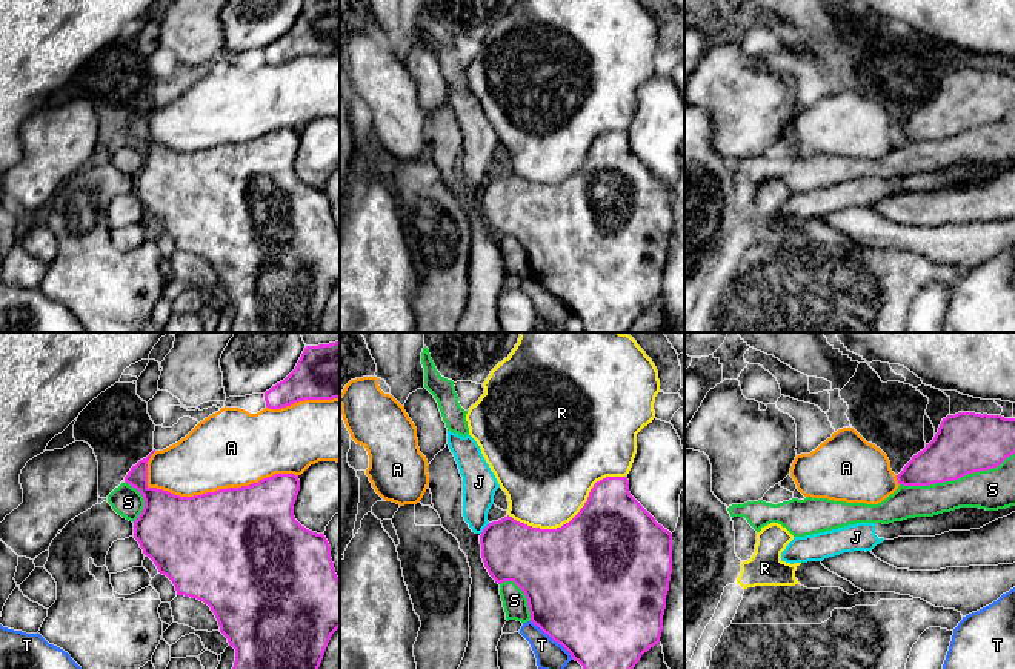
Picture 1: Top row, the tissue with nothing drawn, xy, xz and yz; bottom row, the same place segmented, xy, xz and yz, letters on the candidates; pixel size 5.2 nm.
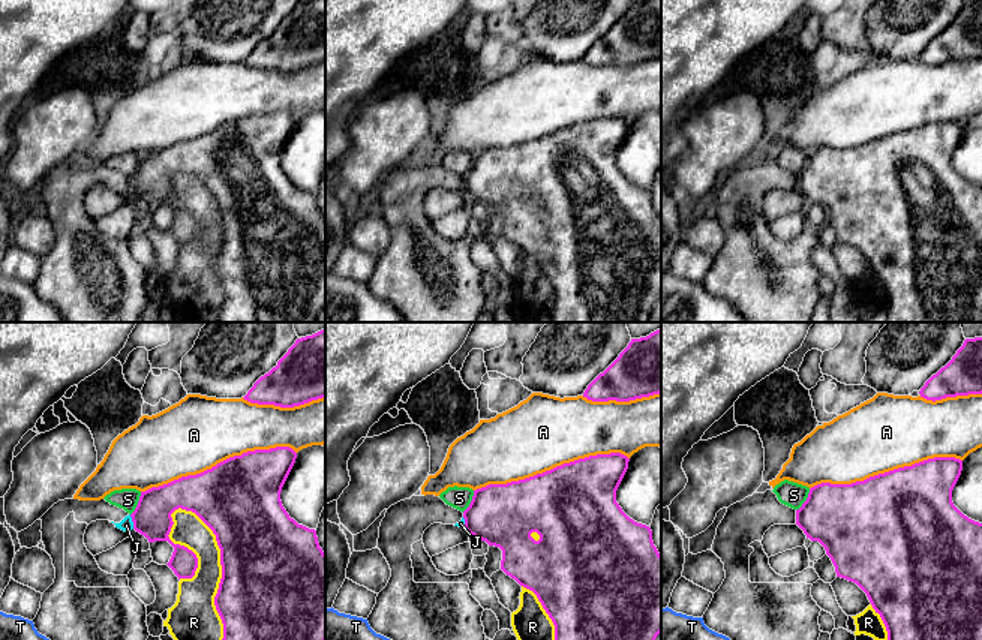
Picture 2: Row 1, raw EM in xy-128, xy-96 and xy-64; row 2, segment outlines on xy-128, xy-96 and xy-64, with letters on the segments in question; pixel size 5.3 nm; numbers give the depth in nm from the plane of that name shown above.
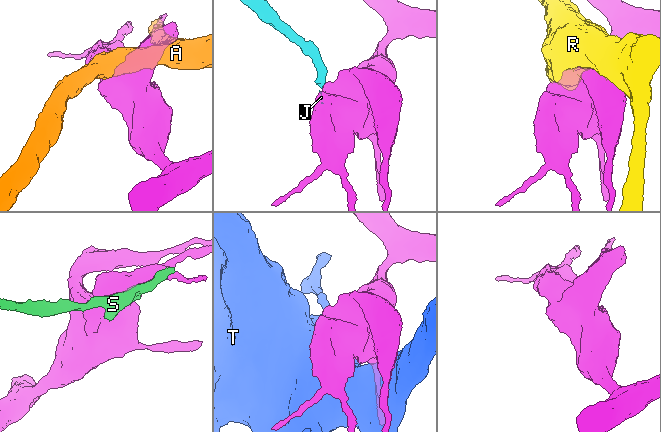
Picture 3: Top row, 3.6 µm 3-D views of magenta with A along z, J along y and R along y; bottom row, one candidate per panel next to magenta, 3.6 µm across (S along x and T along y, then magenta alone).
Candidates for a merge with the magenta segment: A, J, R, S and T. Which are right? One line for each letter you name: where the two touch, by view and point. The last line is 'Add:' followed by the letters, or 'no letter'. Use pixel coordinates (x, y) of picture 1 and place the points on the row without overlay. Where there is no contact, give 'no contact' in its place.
Add: no letter

